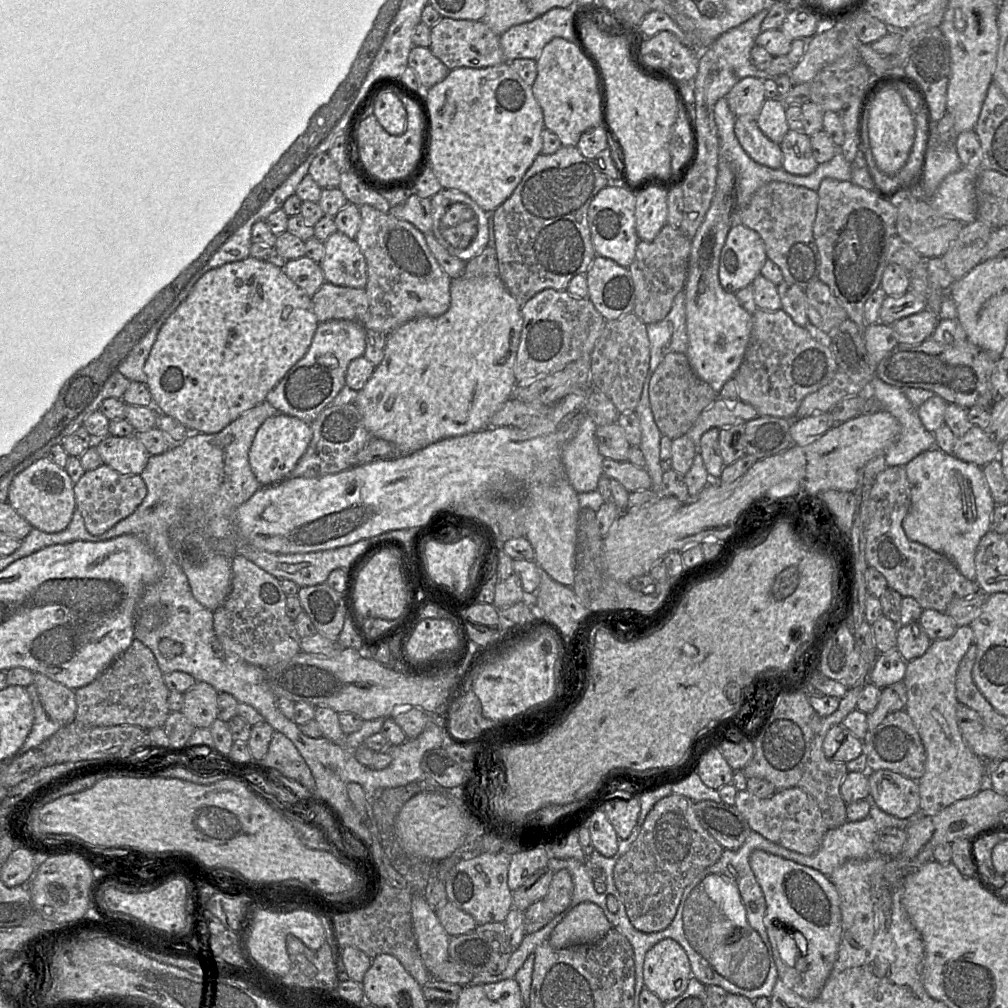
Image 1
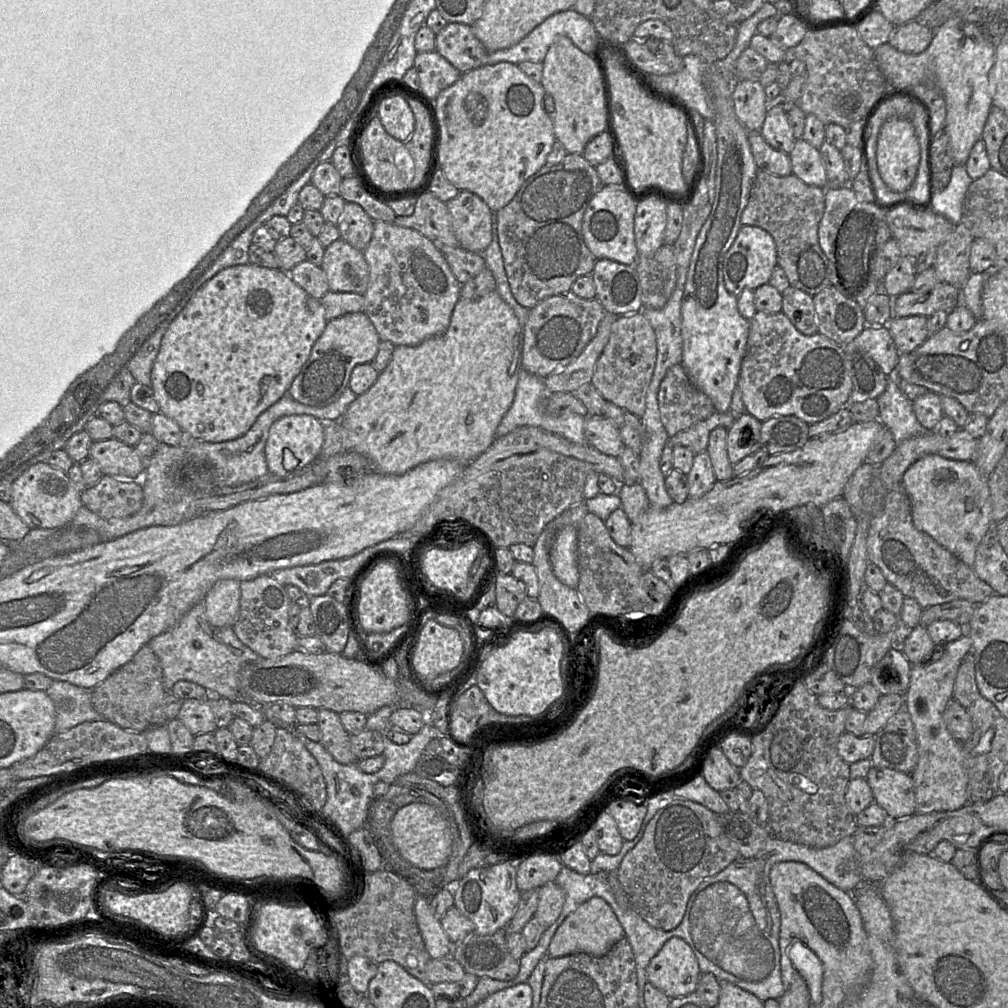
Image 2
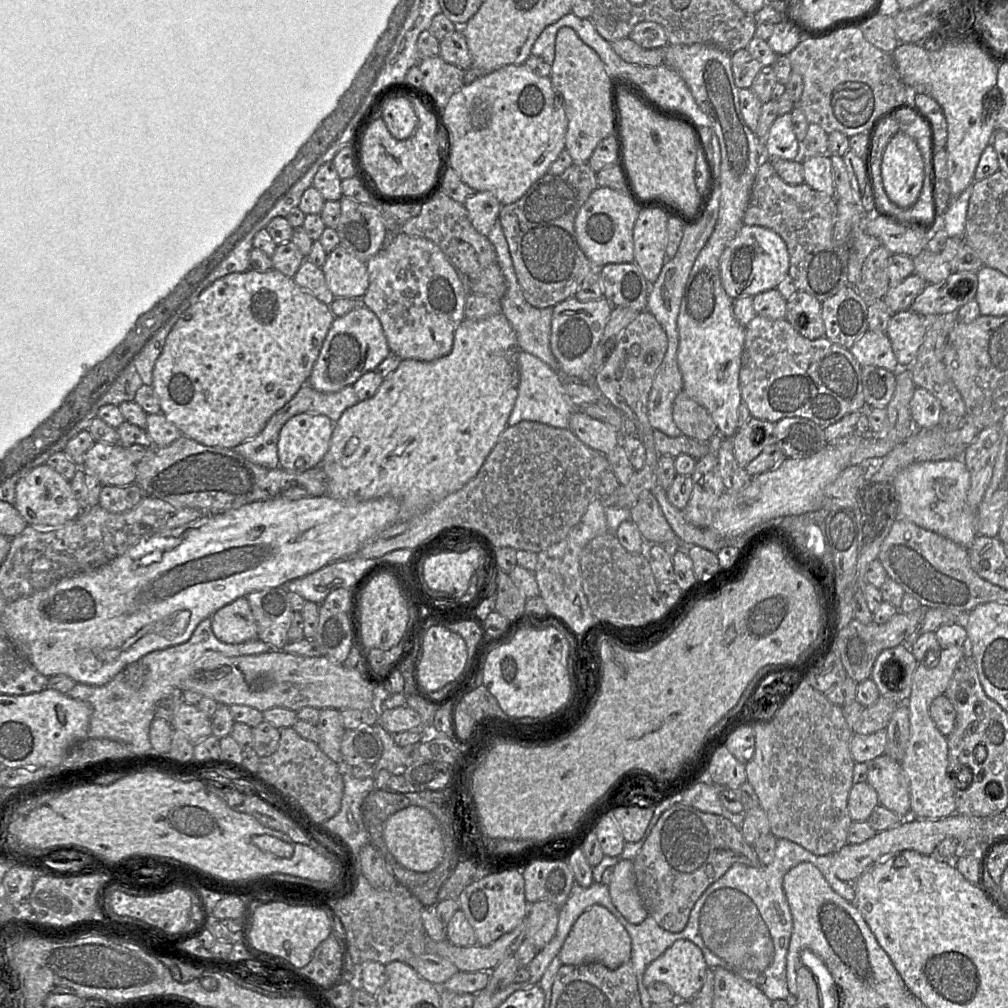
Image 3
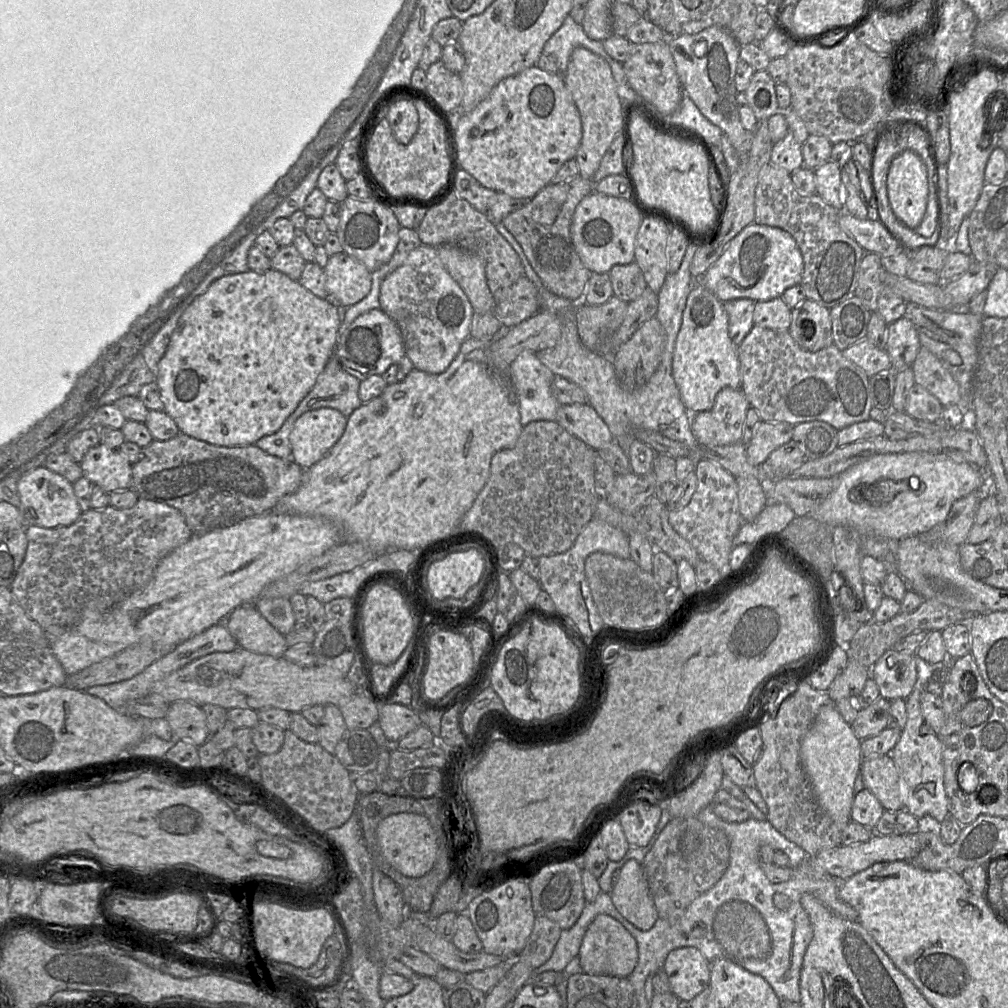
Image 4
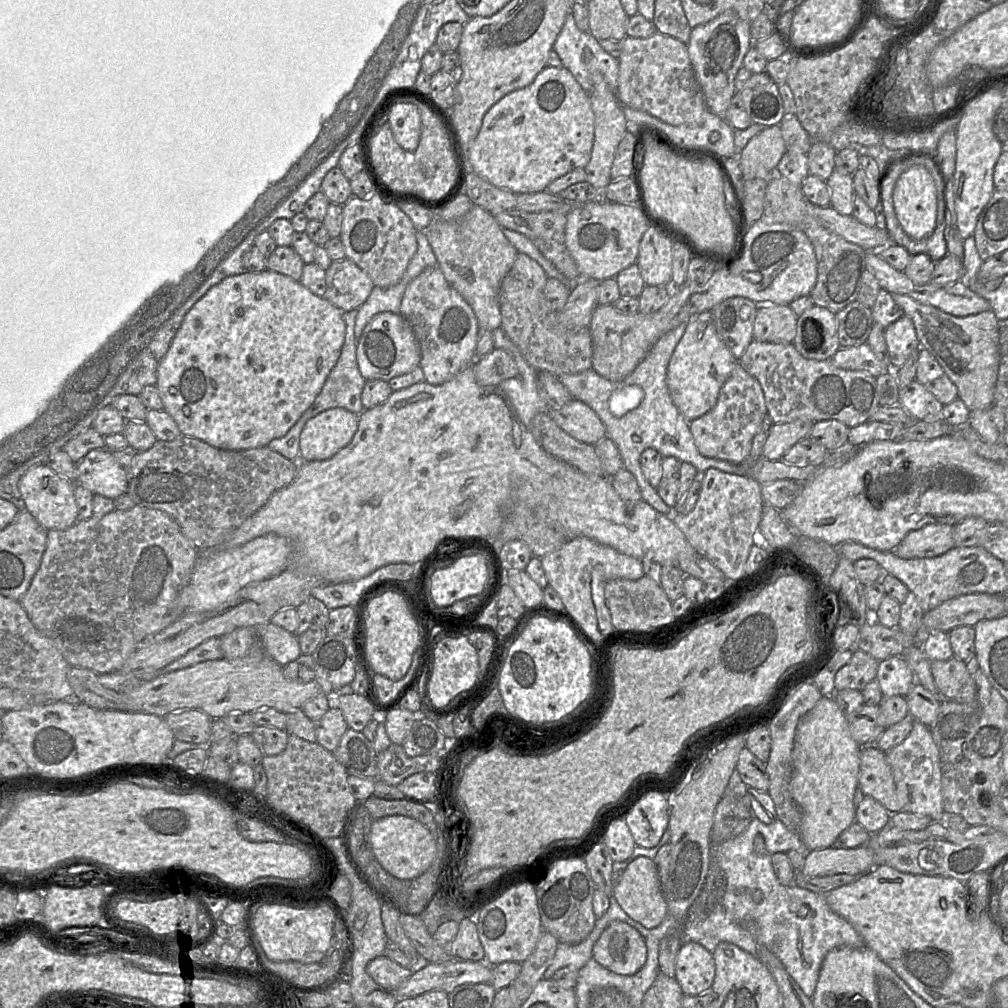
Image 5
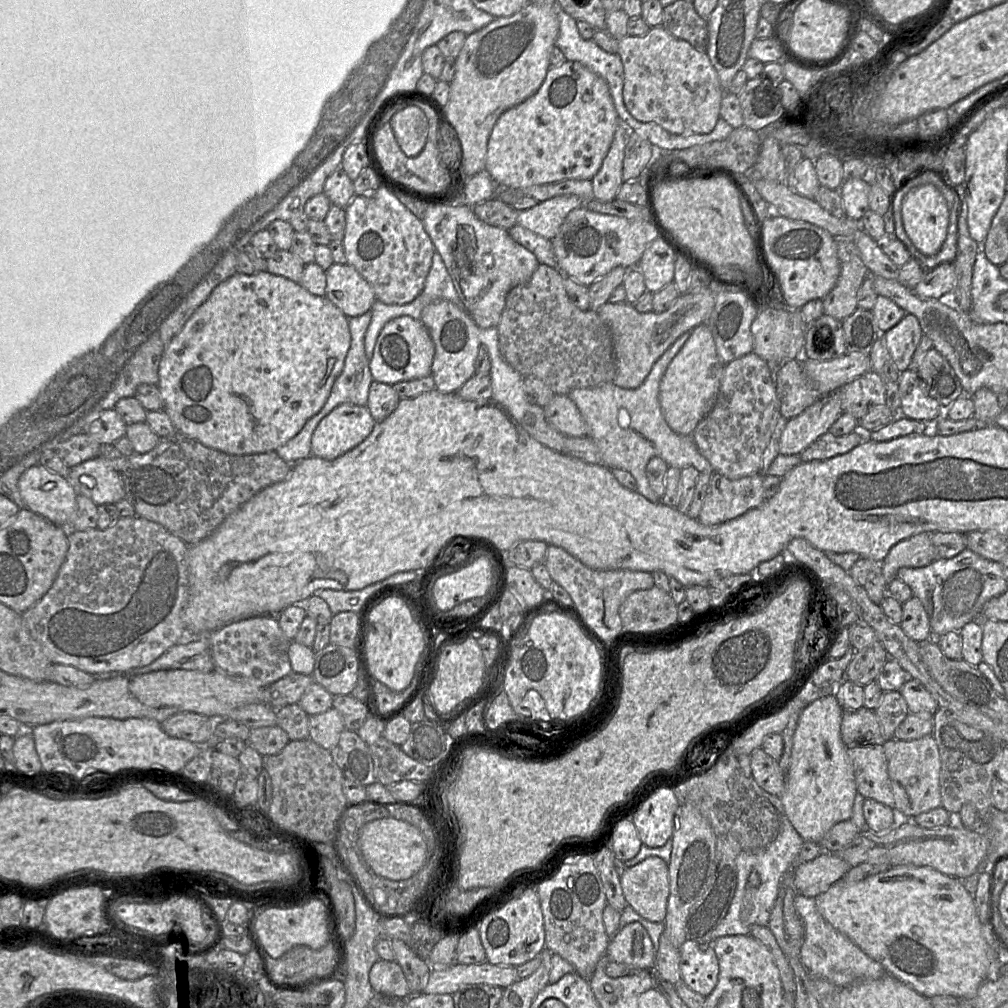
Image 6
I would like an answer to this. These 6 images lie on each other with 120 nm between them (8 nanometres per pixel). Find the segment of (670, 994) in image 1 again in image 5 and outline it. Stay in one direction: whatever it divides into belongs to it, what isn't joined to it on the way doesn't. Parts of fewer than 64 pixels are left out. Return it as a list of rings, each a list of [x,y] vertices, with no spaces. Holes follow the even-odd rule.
[[[684,941],[676,957],[675,976],[684,995],[708,992],[715,977],[713,955],[694,941]]]

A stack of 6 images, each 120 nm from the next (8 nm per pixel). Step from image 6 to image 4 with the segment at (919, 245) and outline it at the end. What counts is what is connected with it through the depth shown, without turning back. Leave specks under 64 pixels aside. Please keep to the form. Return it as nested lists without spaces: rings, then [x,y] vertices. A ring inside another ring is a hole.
[[[905,150],[892,160],[887,193],[898,220],[910,229],[917,228],[926,210],[928,182],[926,167],[916,153]]]

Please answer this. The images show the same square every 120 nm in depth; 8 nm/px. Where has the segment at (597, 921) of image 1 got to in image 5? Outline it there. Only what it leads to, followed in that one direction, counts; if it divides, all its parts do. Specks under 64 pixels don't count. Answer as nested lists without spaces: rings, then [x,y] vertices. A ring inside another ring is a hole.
[[[614,920],[595,942],[592,958],[612,972],[633,975],[646,962],[645,939],[634,927]]]

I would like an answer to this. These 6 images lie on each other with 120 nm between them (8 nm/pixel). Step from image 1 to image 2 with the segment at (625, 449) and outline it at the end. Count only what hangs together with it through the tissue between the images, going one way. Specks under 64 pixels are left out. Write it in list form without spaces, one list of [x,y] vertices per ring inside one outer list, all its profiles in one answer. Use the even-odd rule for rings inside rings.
[[[604,415],[585,417],[584,433],[588,444],[603,454],[618,457],[625,447],[619,428]]]

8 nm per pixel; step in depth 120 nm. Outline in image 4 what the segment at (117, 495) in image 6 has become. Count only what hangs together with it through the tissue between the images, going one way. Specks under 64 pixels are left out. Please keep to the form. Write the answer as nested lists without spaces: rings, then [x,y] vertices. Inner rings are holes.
[[[99,443],[88,450],[79,465],[83,476],[107,493],[131,488],[132,464],[118,449]]]

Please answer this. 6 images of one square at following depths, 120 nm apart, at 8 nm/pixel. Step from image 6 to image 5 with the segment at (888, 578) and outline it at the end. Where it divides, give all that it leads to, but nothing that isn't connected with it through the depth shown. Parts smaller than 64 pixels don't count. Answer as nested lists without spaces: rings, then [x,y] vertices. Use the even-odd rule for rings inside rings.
[[[928,524],[909,532],[894,550],[902,559],[931,558],[944,554],[955,546],[954,526]]]

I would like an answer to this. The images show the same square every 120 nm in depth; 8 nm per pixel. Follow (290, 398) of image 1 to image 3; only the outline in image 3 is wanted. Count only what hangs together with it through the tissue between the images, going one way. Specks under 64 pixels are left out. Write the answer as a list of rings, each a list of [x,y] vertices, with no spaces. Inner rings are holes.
[[[360,304],[346,315],[335,318],[312,368],[308,384],[323,393],[334,393],[353,385],[363,374],[375,371],[389,355],[390,348],[376,314]]]

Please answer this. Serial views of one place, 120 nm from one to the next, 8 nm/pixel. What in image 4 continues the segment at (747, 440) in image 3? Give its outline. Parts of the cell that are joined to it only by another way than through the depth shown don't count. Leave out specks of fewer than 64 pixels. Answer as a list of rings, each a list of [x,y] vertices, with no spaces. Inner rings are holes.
[[[760,420],[745,448],[748,462],[754,466],[762,465],[772,451],[792,440],[793,429],[789,423]]]

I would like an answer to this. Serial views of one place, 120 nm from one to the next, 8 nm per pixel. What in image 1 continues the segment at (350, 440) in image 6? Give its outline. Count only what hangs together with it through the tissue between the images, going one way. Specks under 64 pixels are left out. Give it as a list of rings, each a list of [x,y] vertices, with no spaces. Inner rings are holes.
[[[279,413],[267,418],[259,427],[249,450],[250,467],[261,485],[270,486],[285,479],[307,450],[312,435],[310,424],[297,417]]]

